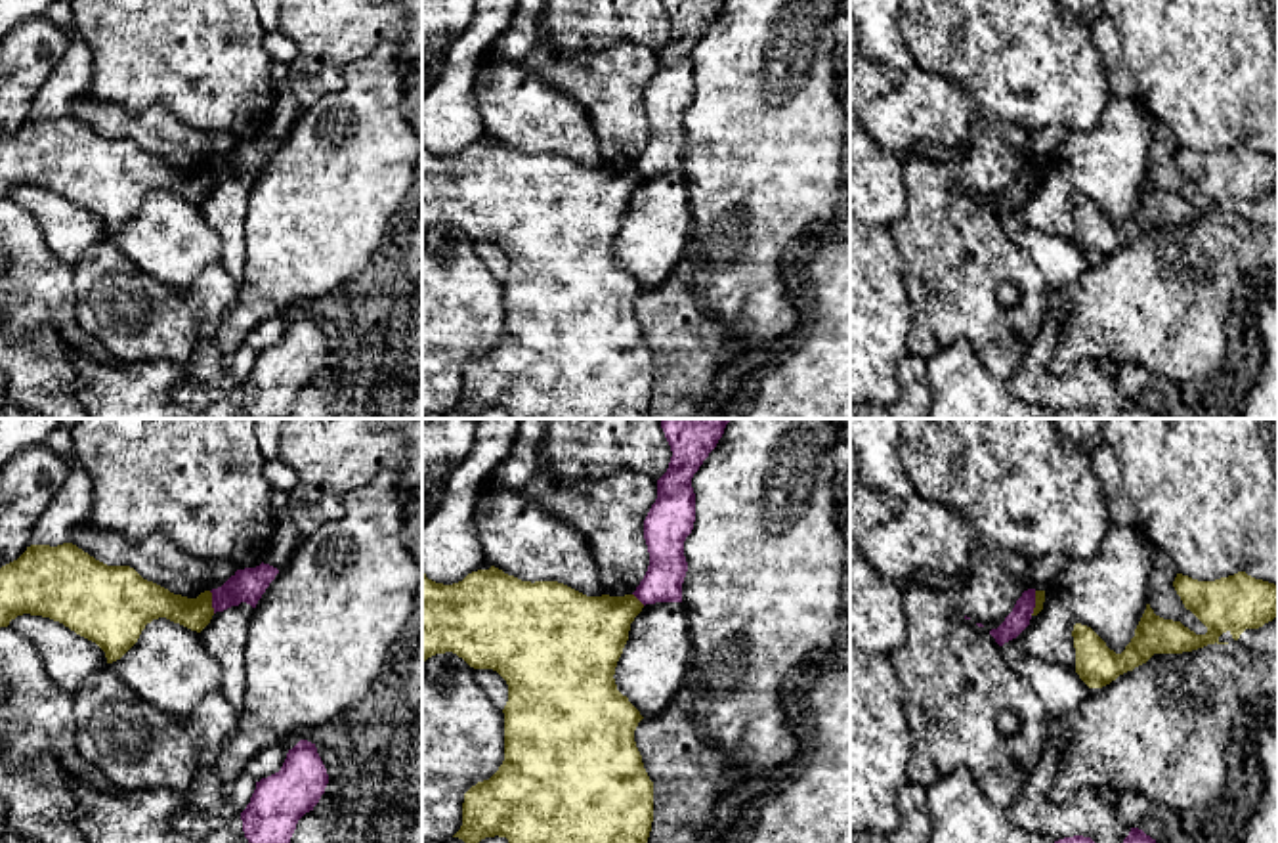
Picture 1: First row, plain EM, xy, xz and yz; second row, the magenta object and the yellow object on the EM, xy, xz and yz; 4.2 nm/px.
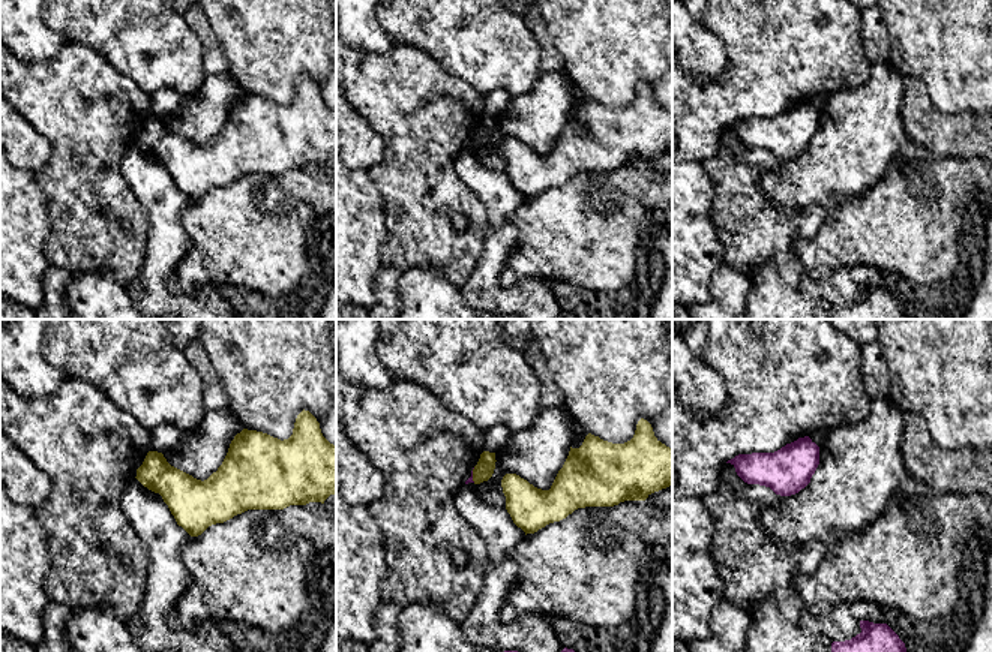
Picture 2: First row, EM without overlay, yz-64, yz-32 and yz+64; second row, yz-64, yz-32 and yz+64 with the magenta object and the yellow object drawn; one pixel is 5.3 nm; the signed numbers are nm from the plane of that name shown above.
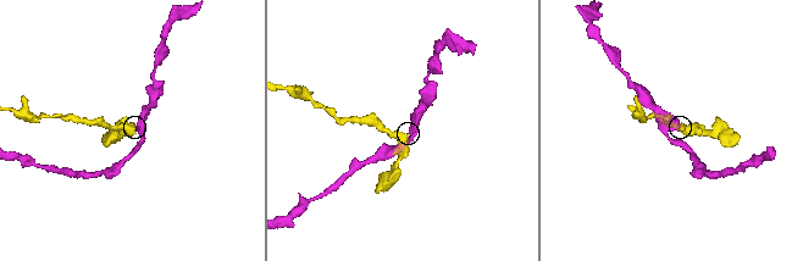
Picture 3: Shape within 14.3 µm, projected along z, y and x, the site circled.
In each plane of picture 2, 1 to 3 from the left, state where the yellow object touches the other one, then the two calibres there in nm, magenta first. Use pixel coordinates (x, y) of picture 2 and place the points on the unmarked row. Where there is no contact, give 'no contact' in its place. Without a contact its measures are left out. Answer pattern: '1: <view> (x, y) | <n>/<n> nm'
1: no contact
2: yz-32 (471, 140) | 30/100 nm
3: no contact

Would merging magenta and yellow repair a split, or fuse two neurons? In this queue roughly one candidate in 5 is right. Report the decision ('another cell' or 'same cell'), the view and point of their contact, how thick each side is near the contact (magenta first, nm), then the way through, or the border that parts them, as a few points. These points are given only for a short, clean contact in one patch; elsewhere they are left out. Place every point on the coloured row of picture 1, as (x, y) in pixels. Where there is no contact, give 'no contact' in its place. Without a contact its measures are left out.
another cell; meets magenta in xy at (212, 603); 140 nm thick on the magenta side, 140 nm on the other; border along xy (209, 591), (214, 612)

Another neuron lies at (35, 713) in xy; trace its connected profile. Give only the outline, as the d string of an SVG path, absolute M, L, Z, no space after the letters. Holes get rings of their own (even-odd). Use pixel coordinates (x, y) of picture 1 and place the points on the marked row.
M10 625L0 627L0 749L10 770L38 755L53 755L71 776L96 786L101 793L118 789L76 749L73 694L52 681L36 646Z

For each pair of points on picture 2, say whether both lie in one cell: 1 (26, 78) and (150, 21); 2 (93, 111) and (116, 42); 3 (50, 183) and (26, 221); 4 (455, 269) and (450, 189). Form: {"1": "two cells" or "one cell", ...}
{"1": "two cells", "2": "two cells", "3": "two cells", "4": "one cell"}

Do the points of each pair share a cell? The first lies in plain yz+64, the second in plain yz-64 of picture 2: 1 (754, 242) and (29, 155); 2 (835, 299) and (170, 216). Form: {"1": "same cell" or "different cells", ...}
{"1": "different cells", "2": "same cell"}

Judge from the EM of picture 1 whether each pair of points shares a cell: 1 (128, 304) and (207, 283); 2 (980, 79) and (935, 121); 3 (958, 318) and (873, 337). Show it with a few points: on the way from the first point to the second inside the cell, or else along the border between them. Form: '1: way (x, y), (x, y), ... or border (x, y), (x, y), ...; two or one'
1: way (148, 304), (188, 302); one
2: border (925, 71), (954, 81), (982, 119), (1001, 119); two
3: border (904, 283), (912, 306), (910, 350); two

